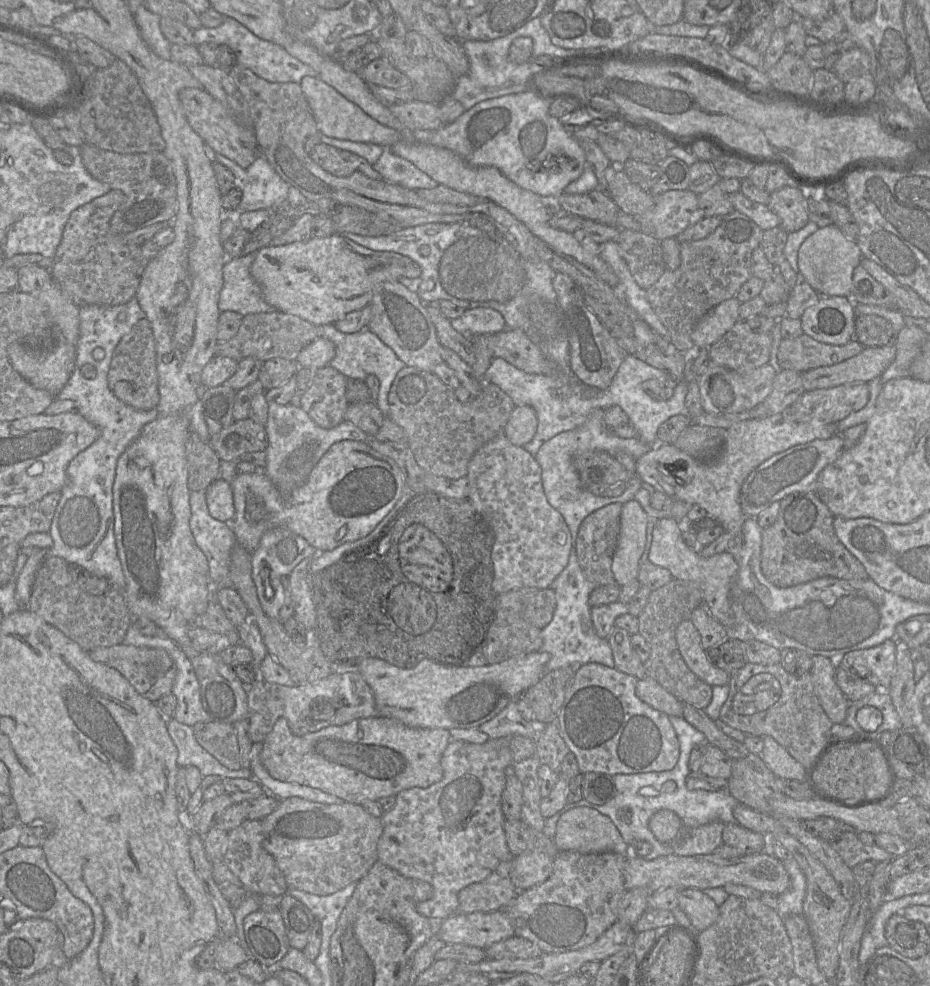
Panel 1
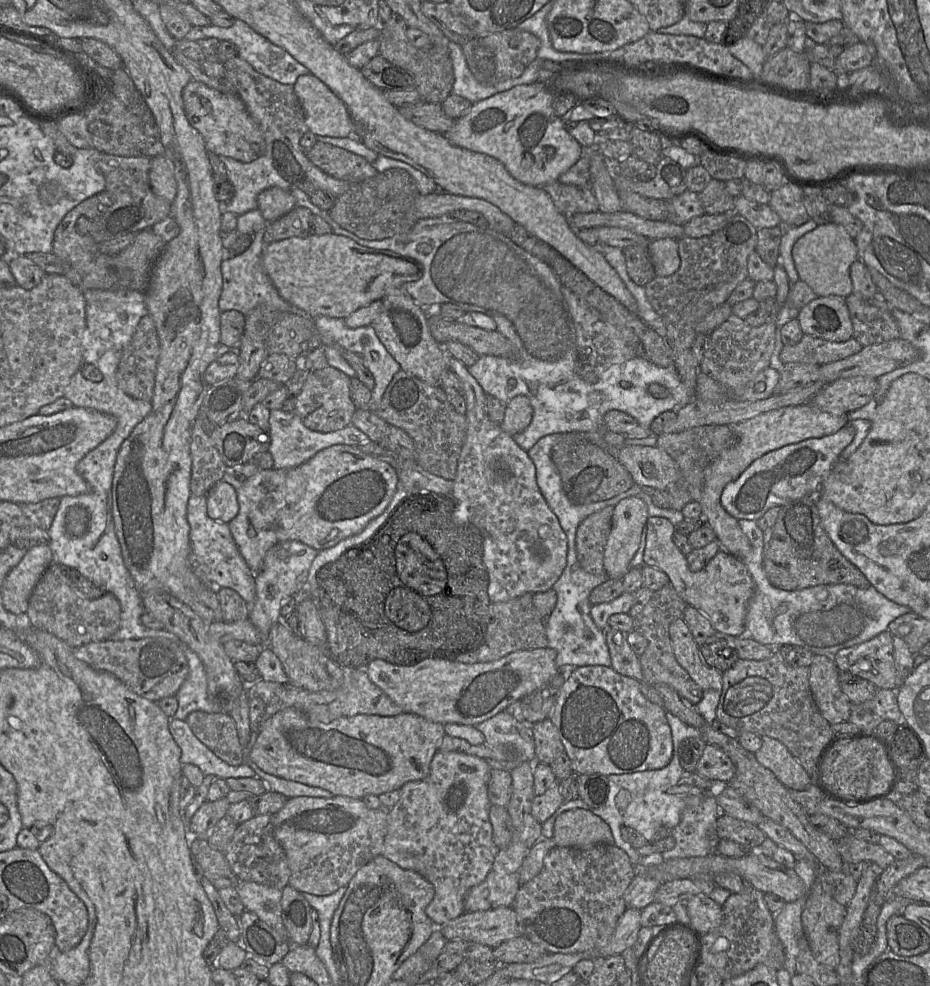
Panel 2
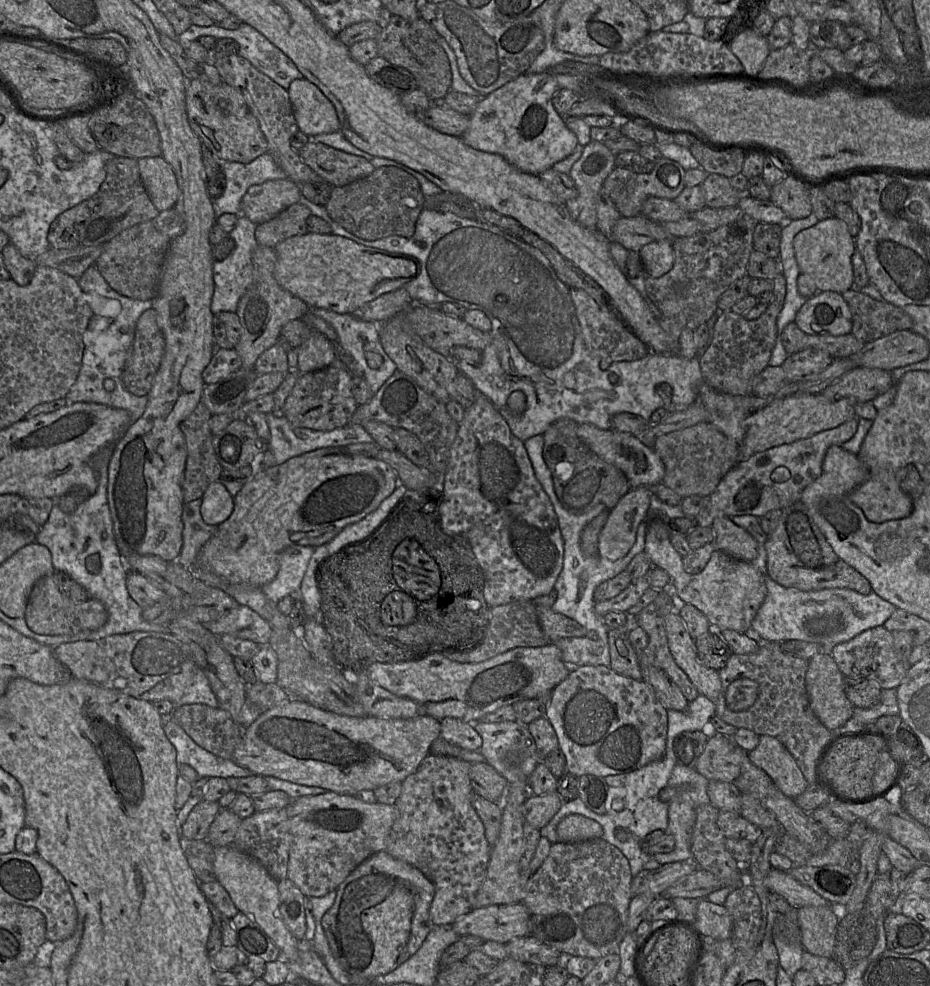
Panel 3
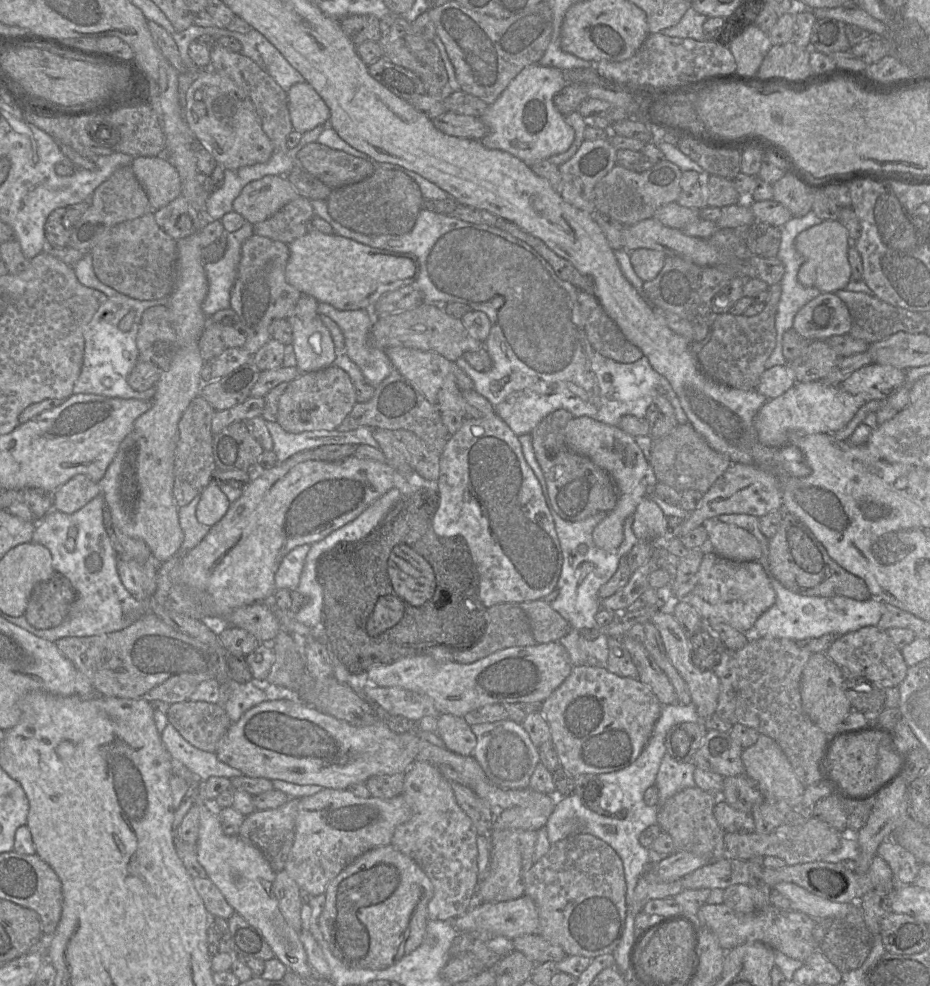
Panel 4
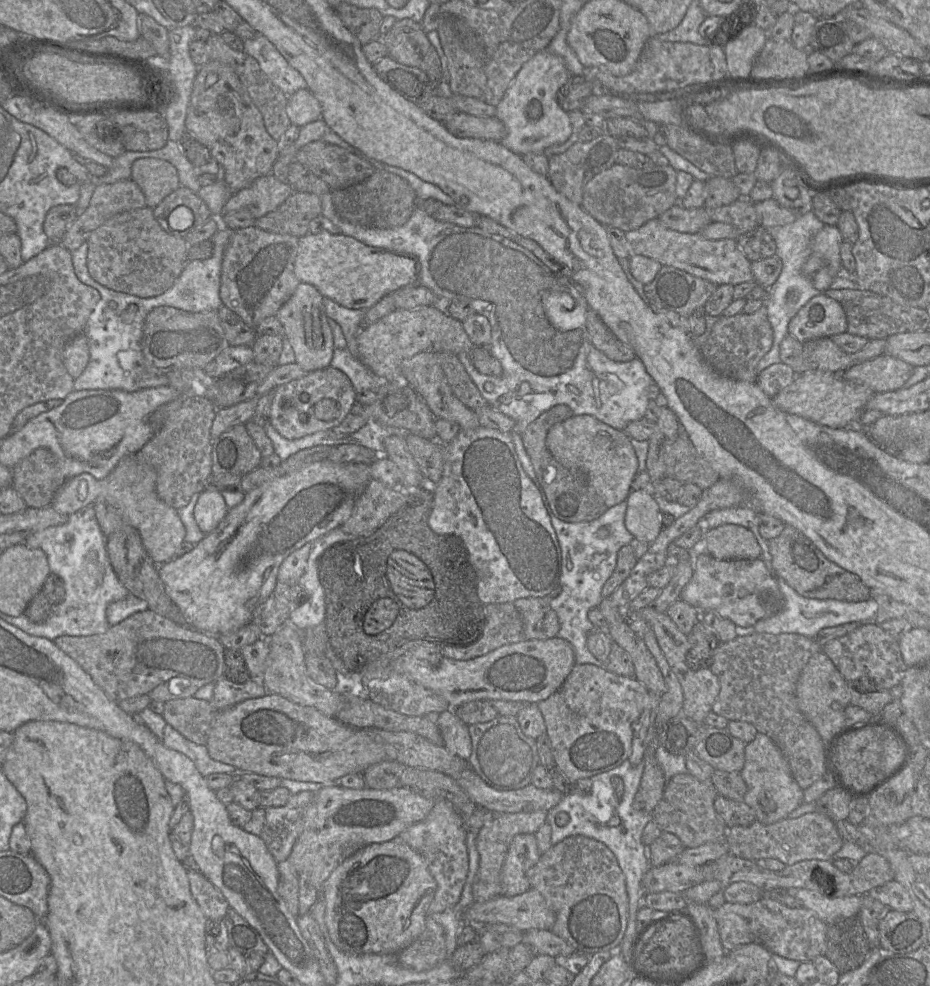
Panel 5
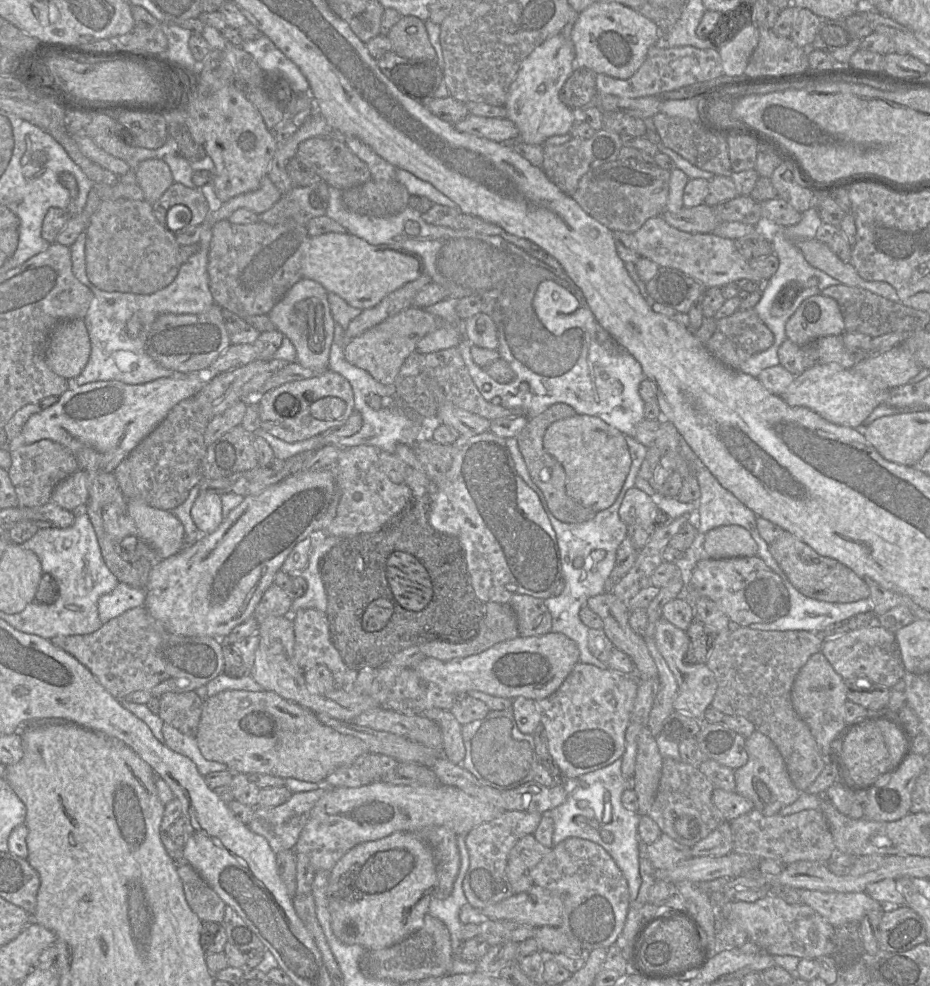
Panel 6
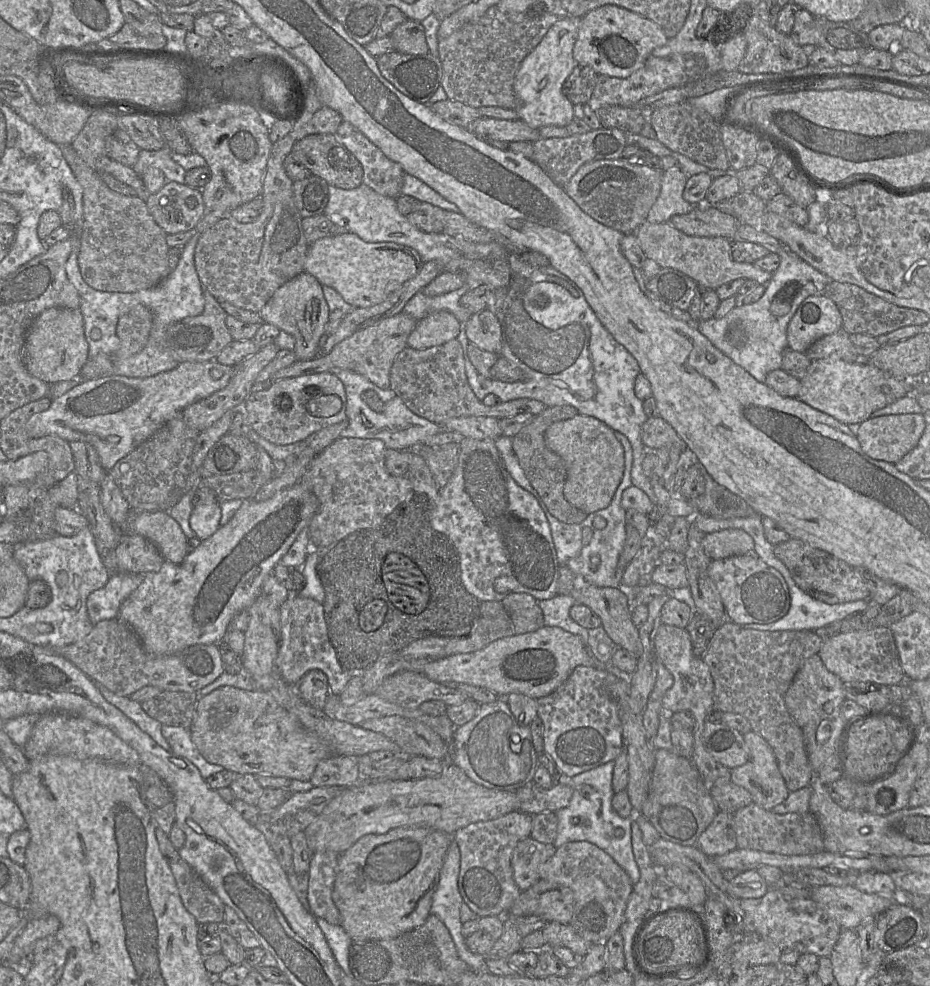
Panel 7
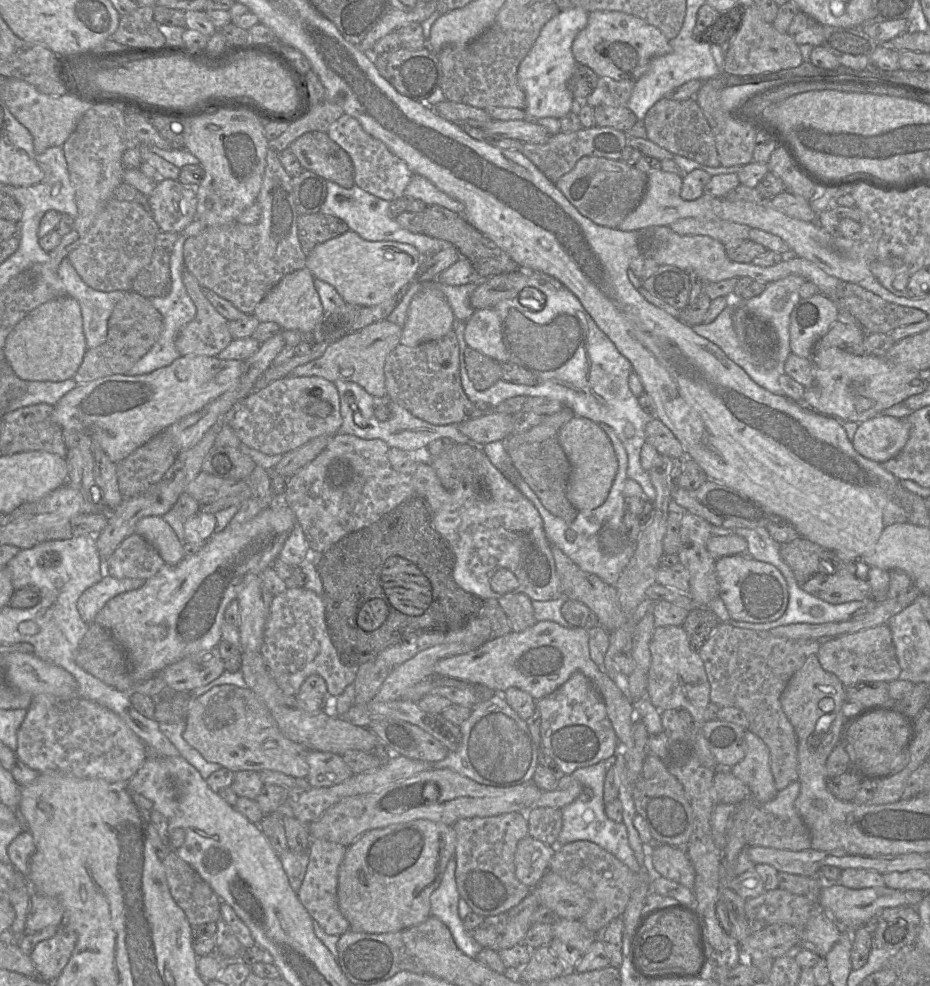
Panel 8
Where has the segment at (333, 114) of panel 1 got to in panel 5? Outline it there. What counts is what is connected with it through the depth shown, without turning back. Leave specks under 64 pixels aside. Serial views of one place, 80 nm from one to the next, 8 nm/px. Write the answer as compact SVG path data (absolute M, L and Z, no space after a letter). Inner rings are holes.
M299 89L288 97L286 113L291 125L299 128L321 119L321 105L308 89Z

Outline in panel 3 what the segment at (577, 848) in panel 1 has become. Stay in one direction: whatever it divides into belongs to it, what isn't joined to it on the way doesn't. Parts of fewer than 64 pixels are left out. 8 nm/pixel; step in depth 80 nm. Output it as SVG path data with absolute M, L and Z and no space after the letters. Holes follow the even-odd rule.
M571 814L558 823L556 832L558 842L575 843L602 838L603 827L590 818Z

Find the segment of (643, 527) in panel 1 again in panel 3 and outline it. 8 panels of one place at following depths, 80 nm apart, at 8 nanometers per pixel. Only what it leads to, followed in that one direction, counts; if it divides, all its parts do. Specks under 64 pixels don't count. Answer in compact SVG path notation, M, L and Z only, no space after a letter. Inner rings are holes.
M645 486L631 488L610 510L599 535L598 554L610 561L624 557L636 541L639 525L650 517L651 491Z

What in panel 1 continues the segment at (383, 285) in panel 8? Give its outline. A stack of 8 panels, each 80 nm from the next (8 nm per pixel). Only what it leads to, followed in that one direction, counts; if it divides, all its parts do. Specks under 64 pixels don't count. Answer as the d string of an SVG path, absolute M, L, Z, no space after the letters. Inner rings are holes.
M340 234L311 237L306 242L261 248L251 264L250 273L258 283L265 302L274 310L292 314L315 326L334 324L348 313L368 306L375 287L385 281L401 277L416 278L421 274L419 265L407 256L390 251L375 251L355 243Z

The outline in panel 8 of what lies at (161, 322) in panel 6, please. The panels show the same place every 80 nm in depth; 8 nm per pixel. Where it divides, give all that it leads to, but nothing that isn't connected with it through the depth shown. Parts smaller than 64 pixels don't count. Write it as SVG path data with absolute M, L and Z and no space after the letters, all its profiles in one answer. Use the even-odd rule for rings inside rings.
M188 270L183 271L182 279L196 306L196 316L180 330L176 349L181 356L217 356L233 340L228 320L207 300L203 287Z

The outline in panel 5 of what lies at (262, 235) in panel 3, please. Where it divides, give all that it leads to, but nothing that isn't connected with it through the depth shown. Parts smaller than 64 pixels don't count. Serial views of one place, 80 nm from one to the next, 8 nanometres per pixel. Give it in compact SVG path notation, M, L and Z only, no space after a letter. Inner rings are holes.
M293 192L276 210L257 218L254 226L267 232L301 238L309 233L310 221L320 215L322 215L320 196Z

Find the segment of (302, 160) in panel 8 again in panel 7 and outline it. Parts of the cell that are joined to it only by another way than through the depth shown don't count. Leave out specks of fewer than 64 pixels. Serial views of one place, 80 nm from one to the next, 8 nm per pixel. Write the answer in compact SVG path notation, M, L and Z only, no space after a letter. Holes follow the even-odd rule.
M332 134L306 136L293 145L291 154L328 185L352 190L362 184L360 162Z

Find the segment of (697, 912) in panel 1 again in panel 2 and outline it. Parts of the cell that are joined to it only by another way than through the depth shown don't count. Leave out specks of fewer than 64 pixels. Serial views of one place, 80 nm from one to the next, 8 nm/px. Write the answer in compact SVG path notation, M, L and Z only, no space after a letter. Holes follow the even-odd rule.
M698 894L685 902L690 923L703 934L718 928L723 921L722 906L707 895Z

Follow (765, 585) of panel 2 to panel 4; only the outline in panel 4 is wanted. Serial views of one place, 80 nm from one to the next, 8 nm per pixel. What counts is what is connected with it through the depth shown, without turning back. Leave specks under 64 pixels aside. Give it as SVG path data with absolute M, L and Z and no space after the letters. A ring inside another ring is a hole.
M722 514L718 521L734 524L752 533L759 541L762 554L759 559L776 593L774 604L755 622L760 637L788 638L794 641L805 638L819 638L825 634L843 636L867 626L877 626L884 613L885 603L871 597L866 601L856 601L844 596L804 596L785 588L772 574L768 561L768 538L759 528L759 517L750 514Z

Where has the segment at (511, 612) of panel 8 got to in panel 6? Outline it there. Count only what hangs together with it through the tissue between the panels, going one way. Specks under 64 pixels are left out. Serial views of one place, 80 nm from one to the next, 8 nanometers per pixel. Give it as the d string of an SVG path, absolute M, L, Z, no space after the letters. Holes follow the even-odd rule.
M515 594L509 605L517 617L519 636L541 636L552 630L552 616L543 599Z

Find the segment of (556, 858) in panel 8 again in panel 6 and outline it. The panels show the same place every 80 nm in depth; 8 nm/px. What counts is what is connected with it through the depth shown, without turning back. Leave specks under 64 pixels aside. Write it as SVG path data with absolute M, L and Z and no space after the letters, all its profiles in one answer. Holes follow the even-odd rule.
M578 837L552 847L531 871L533 884L557 893L564 905L561 930L583 951L608 949L622 933L628 908L628 883L610 854L600 845Z

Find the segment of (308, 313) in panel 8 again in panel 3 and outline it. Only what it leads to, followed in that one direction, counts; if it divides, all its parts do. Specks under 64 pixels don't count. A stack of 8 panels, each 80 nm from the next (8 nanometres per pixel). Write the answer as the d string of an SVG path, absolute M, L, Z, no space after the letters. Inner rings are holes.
M313 331L297 350L300 374L327 368L336 358L332 342L317 331Z

